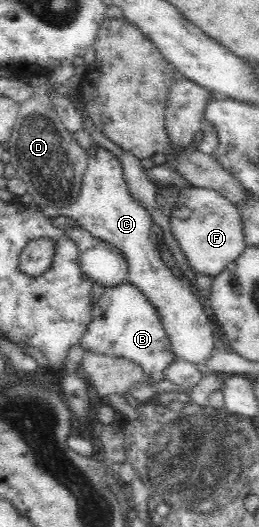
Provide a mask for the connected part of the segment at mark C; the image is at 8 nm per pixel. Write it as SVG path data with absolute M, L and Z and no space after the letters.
M94 144L87 152L87 168L82 177L82 185L80 185L80 195L74 198L74 201L66 207L54 207L52 205L42 205L36 207L40 214L49 217L50 219L60 215L68 216L74 219L78 225L81 225L84 230L90 235L108 242L126 258L129 267L129 283L134 285L146 299L151 301L151 304L156 308L162 322L162 327L167 333L168 340L175 355L176 362L190 363L198 365L205 371L205 363L210 359L212 350L215 348L215 333L212 322L208 319L207 313L200 302L196 299L189 287L183 281L178 280L170 268L164 264L160 254L154 243L150 240L150 233L154 229L153 221L150 219L150 214L136 202L132 195L128 193L126 182L122 171L122 164L118 157L114 157L110 151L102 149Z

